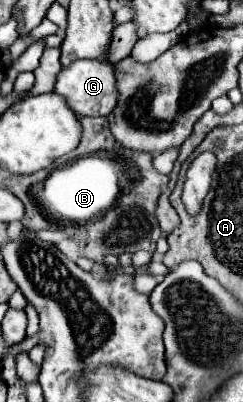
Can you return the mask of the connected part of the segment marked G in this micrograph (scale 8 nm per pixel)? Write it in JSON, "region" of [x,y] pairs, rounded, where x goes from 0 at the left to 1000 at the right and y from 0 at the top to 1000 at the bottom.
{"region":[[[325,147],[309,157],[292,157],[284,167],[251,172],[235,206],[226,206],[226,231],[259,236],[276,246],[276,261],[292,261],[292,271],[317,286],[416,286],[440,291],[465,266],[481,261],[481,241],[490,226],[473,216],[473,162],[465,157],[432,157],[432,152],[374,152],[374,147]]]}

